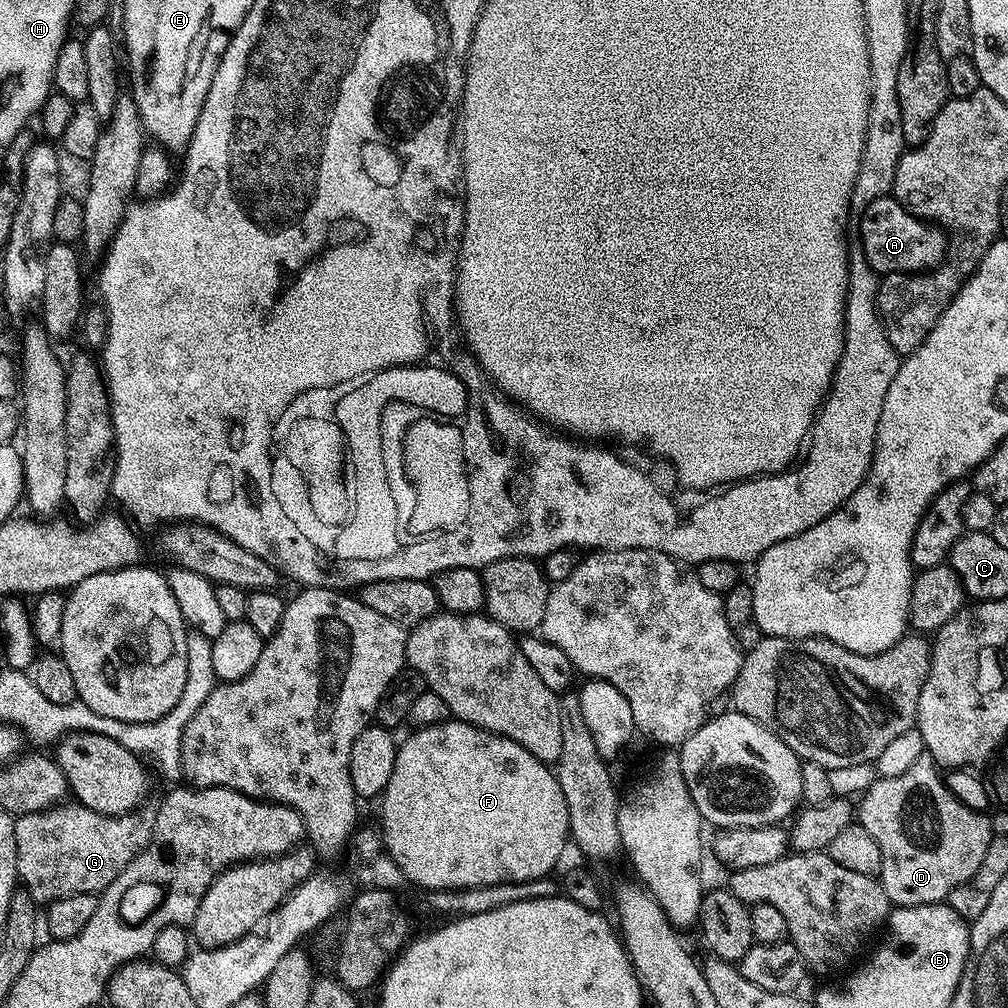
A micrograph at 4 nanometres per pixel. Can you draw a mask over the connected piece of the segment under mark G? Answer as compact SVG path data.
M64 802L45 812L15 817L16 874L23 891L40 906L60 896L103 892L150 842L153 817L142 813L135 810L126 816L107 816Z

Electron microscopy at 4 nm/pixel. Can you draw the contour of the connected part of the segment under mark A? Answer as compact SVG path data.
M891 194L874 198L874 202L870 202L870 206L866 206L866 210L858 217L858 224L858 242L862 246L862 253L878 274L927 272L943 264L947 255L947 231L941 231L937 225L908 212Z

